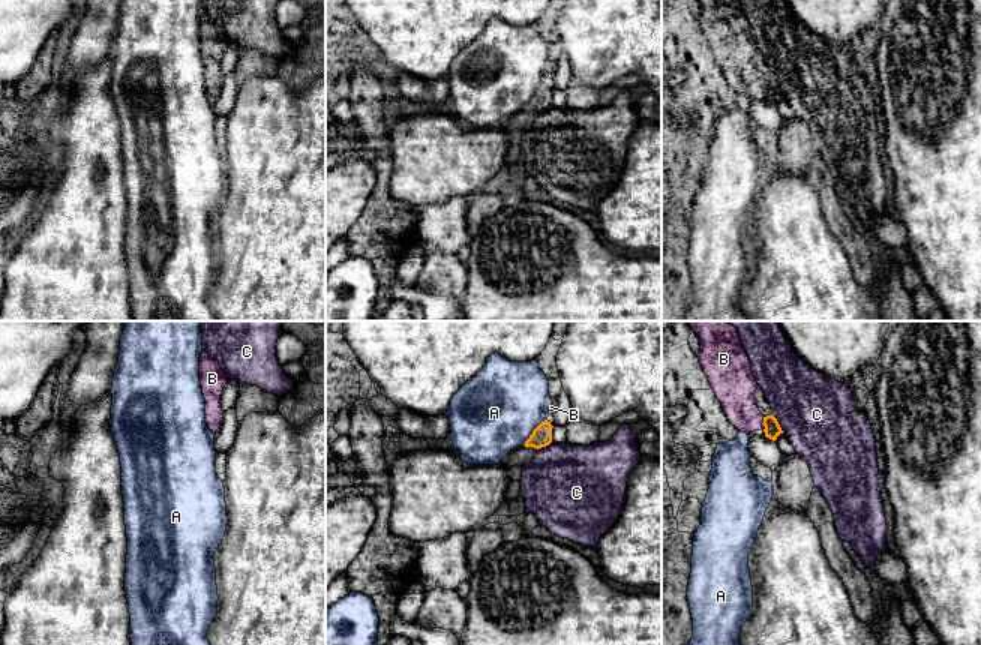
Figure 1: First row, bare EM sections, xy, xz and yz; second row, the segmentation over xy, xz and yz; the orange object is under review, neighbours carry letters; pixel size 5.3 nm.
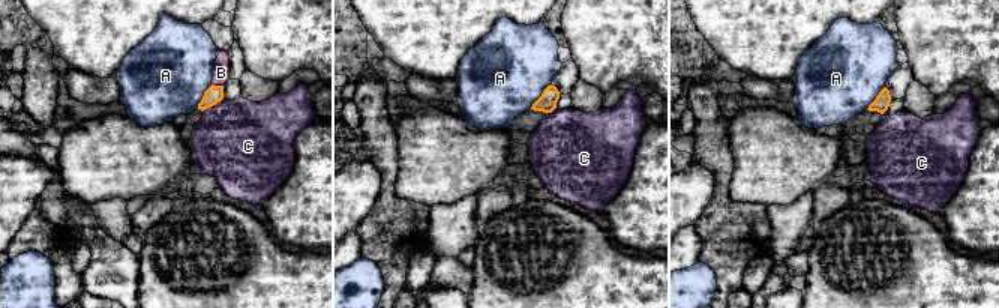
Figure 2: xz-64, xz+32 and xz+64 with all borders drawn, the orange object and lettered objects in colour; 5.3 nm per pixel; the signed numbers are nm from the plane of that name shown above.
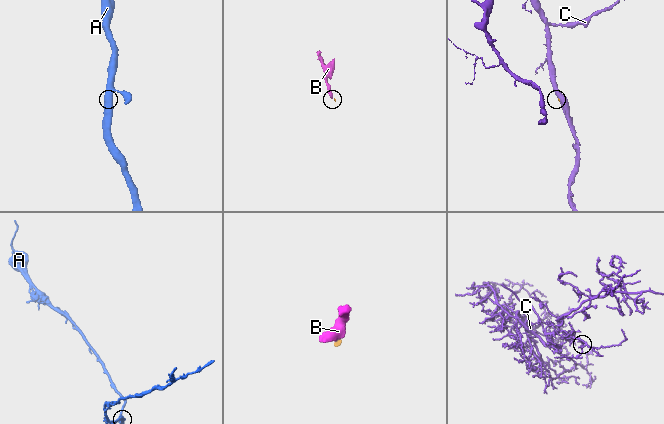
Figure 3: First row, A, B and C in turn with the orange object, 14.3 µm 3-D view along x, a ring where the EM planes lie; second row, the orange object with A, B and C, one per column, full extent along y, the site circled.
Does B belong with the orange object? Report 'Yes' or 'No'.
Yes

